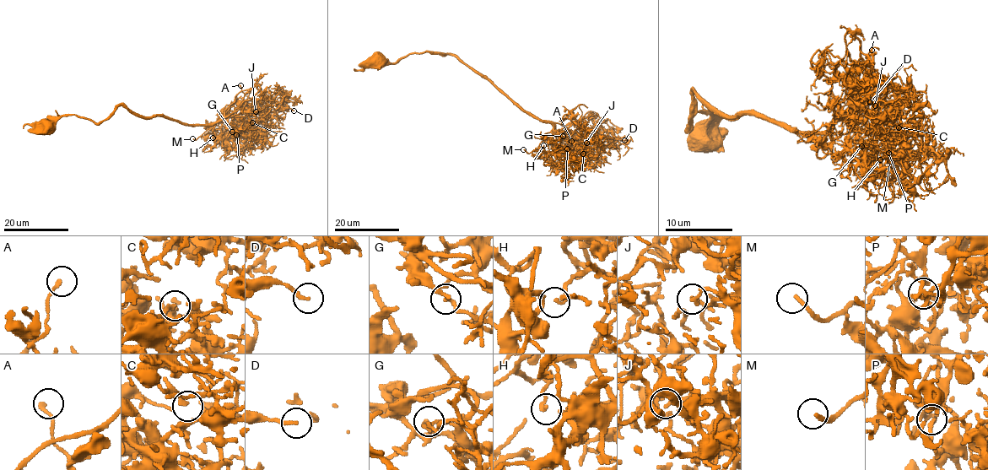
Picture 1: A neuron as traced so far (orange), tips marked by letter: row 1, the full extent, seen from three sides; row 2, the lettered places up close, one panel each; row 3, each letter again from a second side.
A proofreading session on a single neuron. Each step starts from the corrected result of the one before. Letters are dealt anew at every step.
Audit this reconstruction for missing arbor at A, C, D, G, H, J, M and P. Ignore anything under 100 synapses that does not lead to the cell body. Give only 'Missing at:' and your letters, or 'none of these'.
Missing at: M

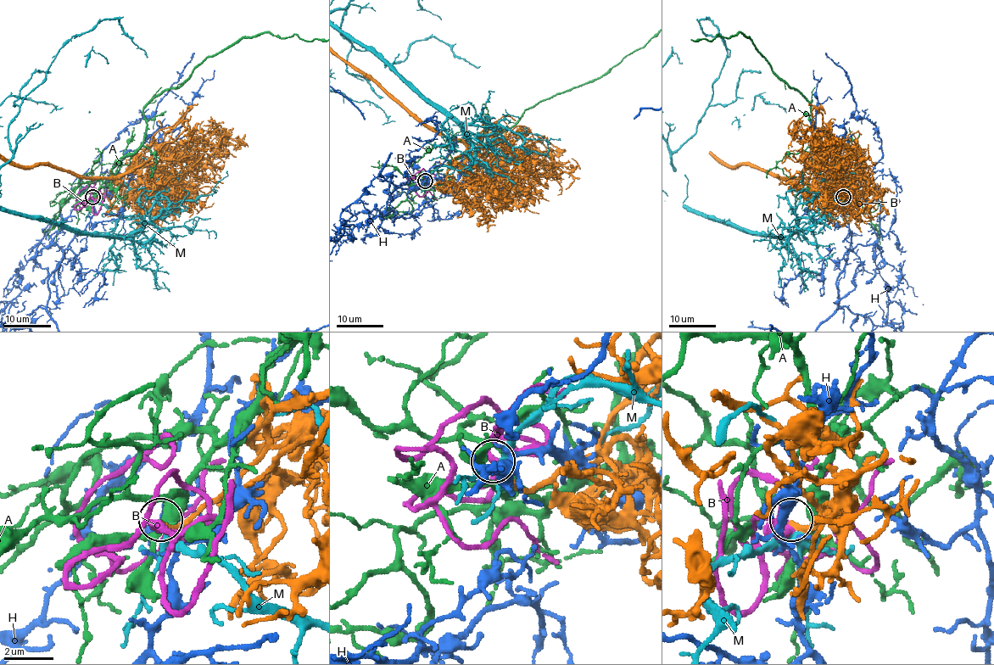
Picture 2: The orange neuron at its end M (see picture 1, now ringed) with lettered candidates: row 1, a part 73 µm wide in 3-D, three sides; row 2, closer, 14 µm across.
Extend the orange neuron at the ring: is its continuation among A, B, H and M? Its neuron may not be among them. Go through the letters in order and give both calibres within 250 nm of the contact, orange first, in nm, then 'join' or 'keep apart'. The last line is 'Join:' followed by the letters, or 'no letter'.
A: 280 nm thick on the orange side, 440 nm on the other; keep apart
B: 240 nm thick on the orange side, 280 nm on the other; keep apart
H: 280 nm thick on the orange side, 110 nm on the other; keep apart
M: 280 nm thick on the orange side, 260 nm on the other; keep apart
Join: no letter

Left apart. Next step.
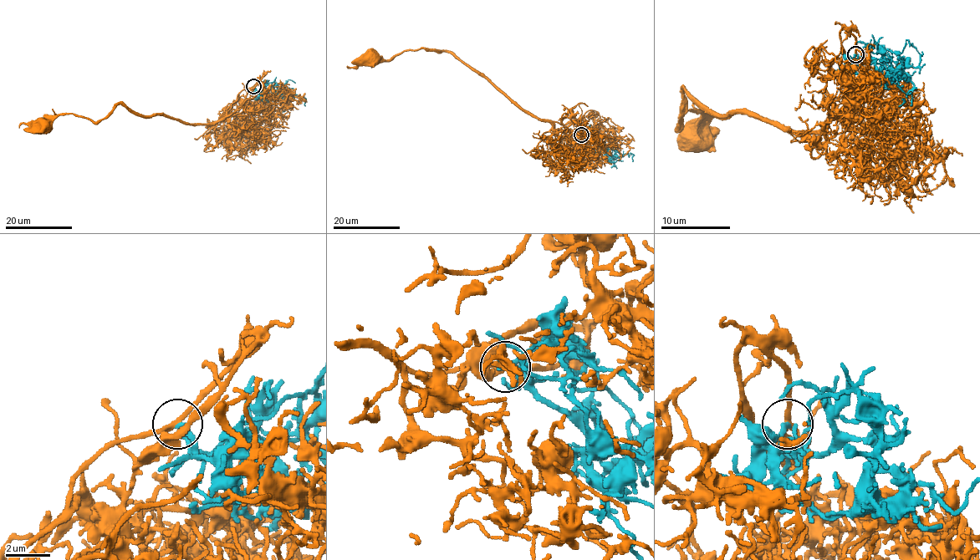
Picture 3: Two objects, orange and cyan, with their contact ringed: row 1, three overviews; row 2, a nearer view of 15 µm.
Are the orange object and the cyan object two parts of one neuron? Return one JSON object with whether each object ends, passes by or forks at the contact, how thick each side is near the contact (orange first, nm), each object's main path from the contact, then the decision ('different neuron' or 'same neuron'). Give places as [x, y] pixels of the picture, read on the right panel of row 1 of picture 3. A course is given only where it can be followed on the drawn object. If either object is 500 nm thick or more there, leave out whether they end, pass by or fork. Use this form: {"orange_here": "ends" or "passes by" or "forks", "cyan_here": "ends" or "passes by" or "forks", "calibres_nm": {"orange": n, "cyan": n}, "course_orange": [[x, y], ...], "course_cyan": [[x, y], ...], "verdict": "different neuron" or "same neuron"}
{"orange_here": "forks", "cyan_here": "ends", "calibres_nm": {"orange": 200, "cyan": 260}, "course_orange": [[855, 53], [848, 99], [820, 130], [713, 114], [685, 90], [676, 126], [687, 111], [701, 113], [694, 135]], "course_cyan": [[855, 53], [853, 61], [860, 64], [885, 58], [885, 66], [898, 71], [898, 85], [905, 94], [911, 92]], "verdict": "same neuron"}

